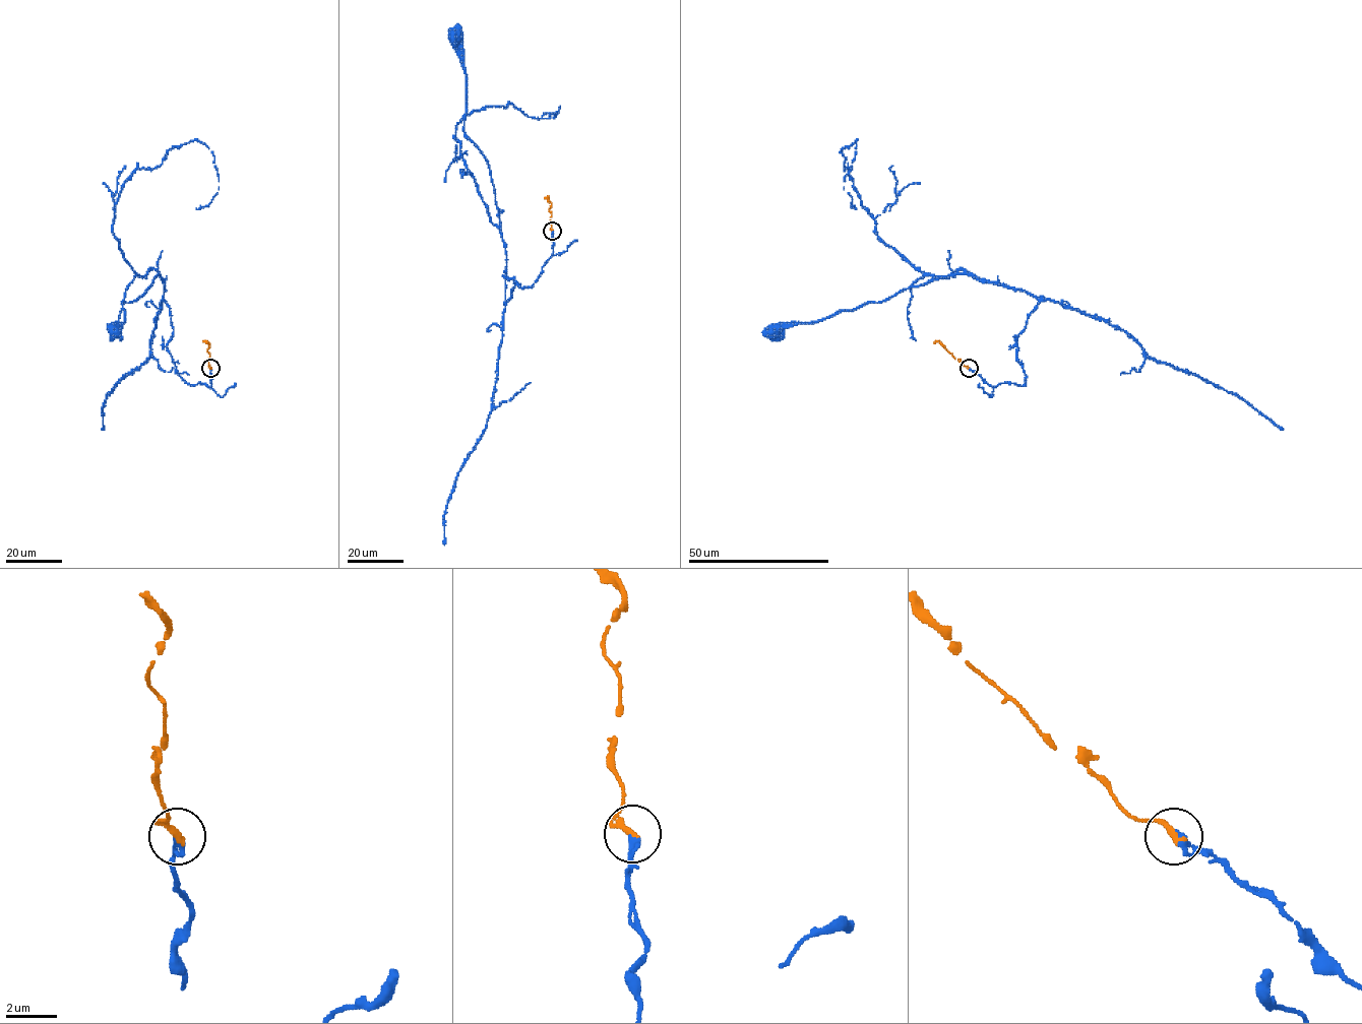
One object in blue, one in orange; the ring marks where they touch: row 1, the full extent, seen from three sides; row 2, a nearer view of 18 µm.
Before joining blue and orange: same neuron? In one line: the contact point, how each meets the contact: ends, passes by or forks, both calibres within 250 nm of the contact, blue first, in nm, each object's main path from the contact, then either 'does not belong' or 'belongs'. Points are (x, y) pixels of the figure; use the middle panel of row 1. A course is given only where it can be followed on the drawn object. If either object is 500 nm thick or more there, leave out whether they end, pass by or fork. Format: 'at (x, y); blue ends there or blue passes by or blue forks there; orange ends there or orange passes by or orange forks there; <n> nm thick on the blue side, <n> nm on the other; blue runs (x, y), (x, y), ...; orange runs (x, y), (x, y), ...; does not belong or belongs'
at (552, 231); blue ends there; orange ends there; 320 nm thick on the blue side, 280 nm on the other; blue runs (553, 231), (539, 277), (520, 288), (508, 278), (514, 285), (505, 299), (494, 186), (465, 132), (455, 36); orange runs (553, 231), (551, 203), (545, 197); belongs

